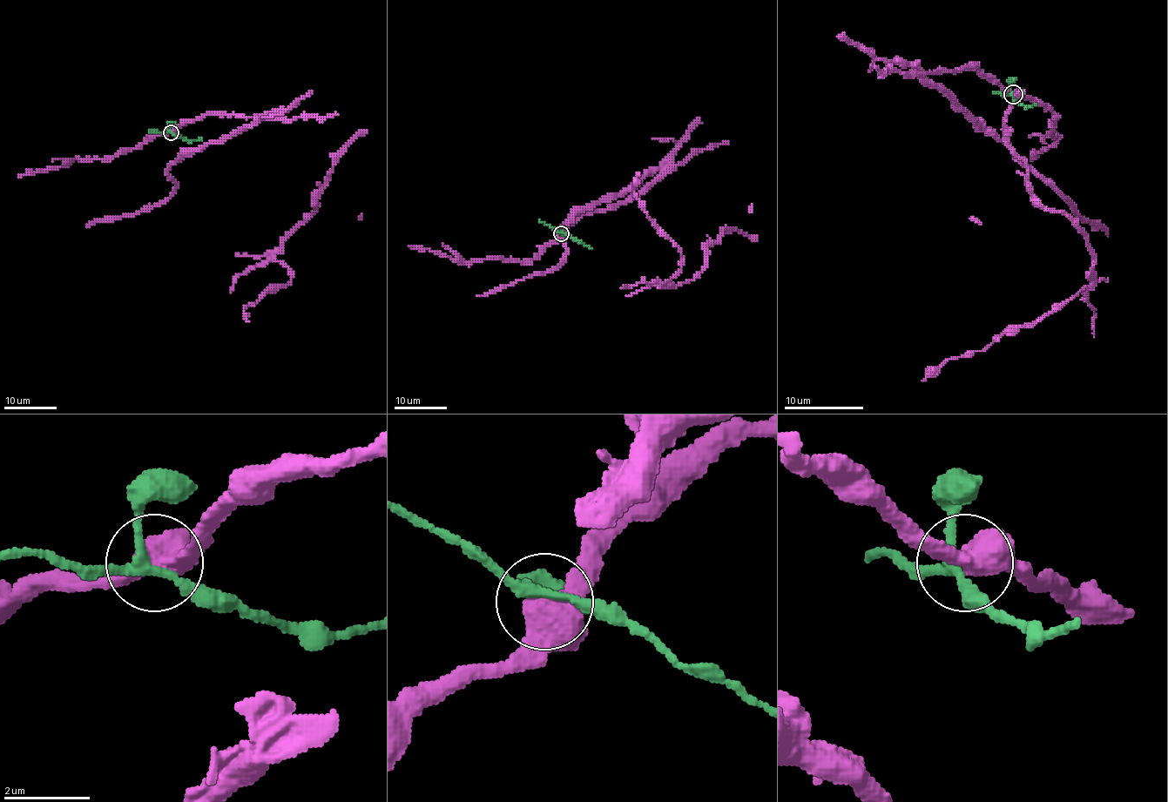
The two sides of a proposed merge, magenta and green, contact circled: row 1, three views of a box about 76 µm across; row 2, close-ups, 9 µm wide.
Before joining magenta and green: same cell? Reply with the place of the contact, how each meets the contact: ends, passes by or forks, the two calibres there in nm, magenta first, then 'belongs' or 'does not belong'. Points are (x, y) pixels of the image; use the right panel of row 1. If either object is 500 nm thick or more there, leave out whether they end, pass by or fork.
at (1013, 94); magenta forks there; green forks there; 440 nm thick on the magenta side, 200 nm on the other; does not belong

